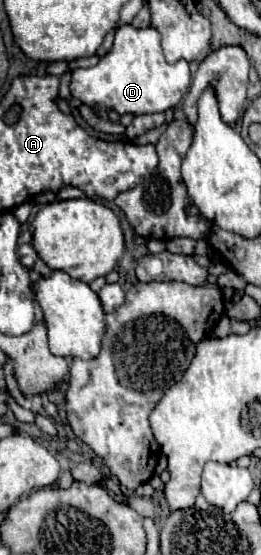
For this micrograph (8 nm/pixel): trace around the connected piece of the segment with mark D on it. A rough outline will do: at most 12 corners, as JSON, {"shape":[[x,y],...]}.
{"shape":[[118,26],[70,92],[94,110],[154,114],[188,92],[154,26]]}

